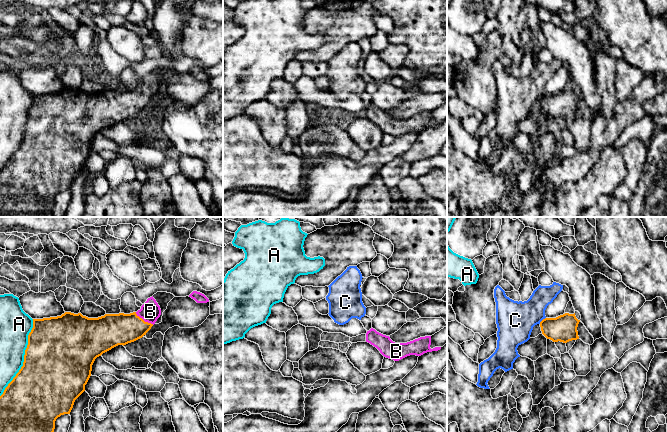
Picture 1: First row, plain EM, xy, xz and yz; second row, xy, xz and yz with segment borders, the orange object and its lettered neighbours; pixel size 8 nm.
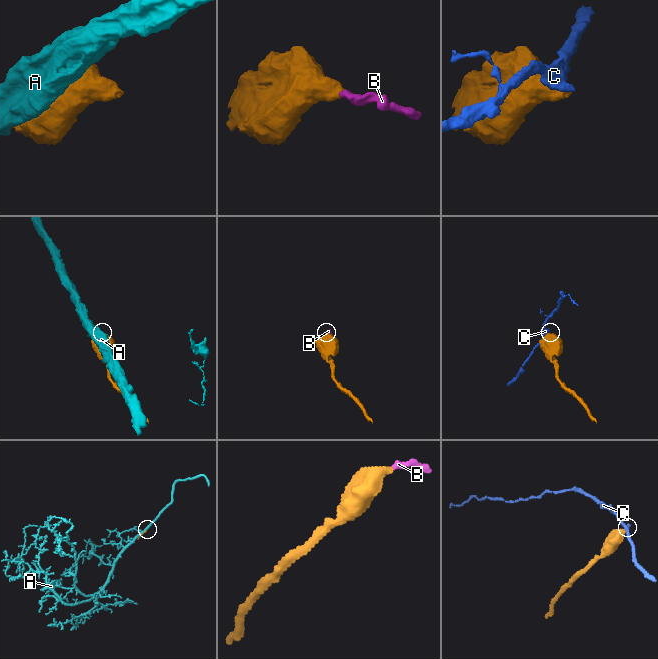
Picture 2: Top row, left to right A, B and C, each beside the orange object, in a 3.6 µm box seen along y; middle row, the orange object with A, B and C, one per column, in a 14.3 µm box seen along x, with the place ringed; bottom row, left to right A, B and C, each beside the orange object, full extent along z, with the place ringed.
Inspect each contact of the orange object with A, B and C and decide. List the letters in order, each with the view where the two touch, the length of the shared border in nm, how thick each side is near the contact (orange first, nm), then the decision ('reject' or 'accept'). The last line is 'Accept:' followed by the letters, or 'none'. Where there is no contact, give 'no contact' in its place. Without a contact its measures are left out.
A: meets orange in xy; contact 700 nm long; 500 nm thick on the orange side, 240 nm on the other; reject
B: meets orange in xy; contact 180 nm long; 260 nm thick on the orange side, 170 nm on the other; accept
C: meets orange in yz; contact 80 nm long; 220 nm thick on the orange side, 300 nm on the other; reject
Accept: B

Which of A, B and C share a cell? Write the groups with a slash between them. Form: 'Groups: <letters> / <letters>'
Groups: A / B / C

